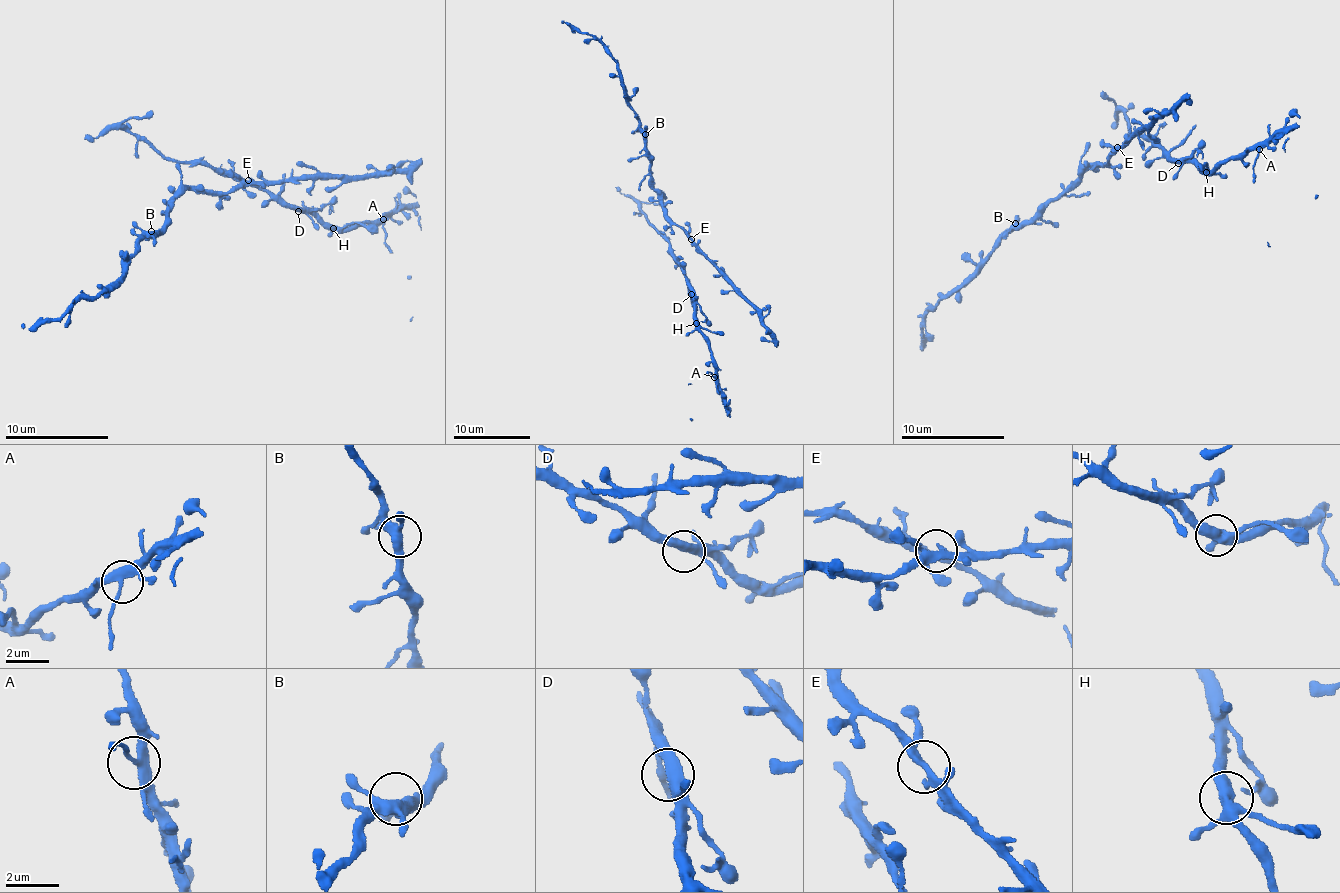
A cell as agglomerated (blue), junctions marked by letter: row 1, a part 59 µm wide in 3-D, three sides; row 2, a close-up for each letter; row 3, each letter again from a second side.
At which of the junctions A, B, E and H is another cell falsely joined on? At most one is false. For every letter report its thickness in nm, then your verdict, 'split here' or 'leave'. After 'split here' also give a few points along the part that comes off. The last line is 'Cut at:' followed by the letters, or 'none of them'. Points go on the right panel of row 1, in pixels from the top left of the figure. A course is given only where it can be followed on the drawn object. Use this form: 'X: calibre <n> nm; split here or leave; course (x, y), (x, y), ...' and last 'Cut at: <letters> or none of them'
A: calibre 320 nm; leave
B: calibre 400 nm; leave
E: calibre 280 nm; leave
H: calibre 400 nm; leave
Cut at: none of them

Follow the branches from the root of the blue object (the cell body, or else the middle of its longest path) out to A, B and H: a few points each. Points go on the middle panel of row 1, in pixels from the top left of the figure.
A: (690, 237), (695, 251), (679, 257), (678, 263), (692, 296), (696, 329), (705, 336), (712, 354), (714, 377)
B: (690, 237), (668, 217), (659, 200), (650, 176), (645, 134)
H: (690, 237), (695, 251), (679, 257), (678, 263), (690, 291), (696, 323)

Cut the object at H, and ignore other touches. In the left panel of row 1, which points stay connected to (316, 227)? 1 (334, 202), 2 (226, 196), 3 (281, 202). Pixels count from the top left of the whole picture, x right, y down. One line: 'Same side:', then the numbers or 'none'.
Same side: 1, 3

